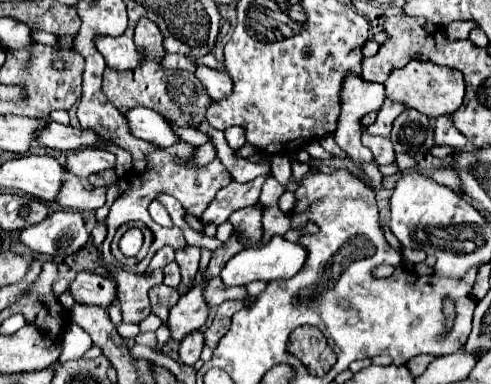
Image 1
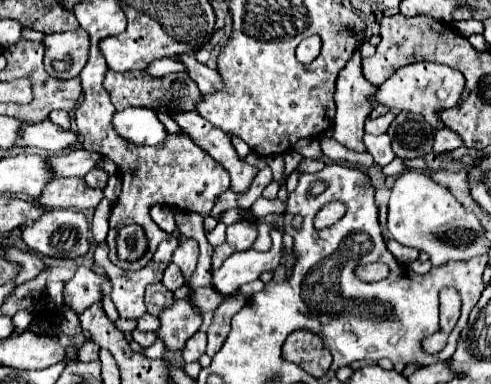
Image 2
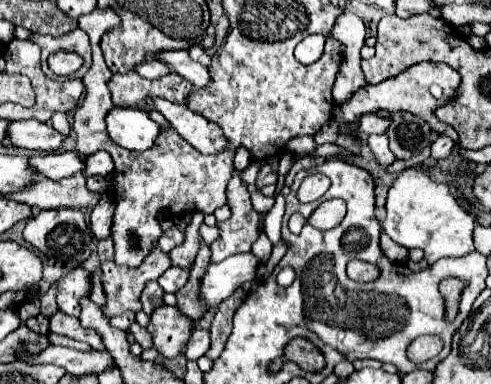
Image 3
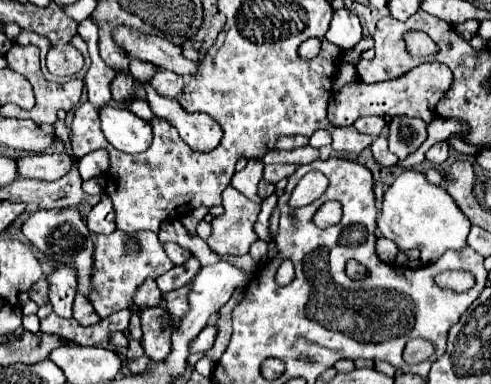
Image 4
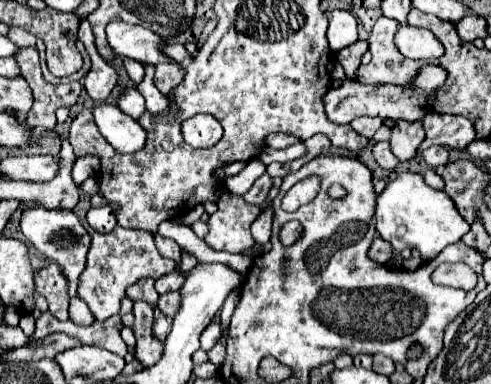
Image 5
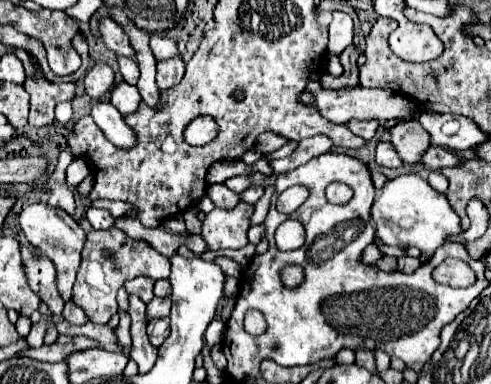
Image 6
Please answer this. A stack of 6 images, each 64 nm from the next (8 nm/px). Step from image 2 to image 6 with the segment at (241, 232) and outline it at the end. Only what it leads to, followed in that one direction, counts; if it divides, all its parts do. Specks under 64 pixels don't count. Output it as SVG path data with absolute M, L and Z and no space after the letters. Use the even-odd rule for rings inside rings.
M238 202L234 210L212 210L202 222L202 236L210 250L242 248L248 244L246 232L250 228L250 216L254 206L248 202Z

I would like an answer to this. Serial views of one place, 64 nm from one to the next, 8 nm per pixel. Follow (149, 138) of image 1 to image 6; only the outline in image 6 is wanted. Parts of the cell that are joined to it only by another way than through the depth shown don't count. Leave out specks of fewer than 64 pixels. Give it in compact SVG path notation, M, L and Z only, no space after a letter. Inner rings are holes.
M100 100L92 106L92 118L102 128L106 138L118 148L130 148L134 144L134 132L128 124L124 124L122 114L108 100Z

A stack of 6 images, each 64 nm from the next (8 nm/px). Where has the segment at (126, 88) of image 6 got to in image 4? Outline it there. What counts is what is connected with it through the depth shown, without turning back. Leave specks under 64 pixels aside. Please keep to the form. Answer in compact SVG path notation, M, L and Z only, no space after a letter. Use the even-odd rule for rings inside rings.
M132 98L126 108L128 108L132 114L136 114L138 118L142 118L142 120L150 121L150 118L155 117L152 110L148 108L148 104L146 104L144 98Z

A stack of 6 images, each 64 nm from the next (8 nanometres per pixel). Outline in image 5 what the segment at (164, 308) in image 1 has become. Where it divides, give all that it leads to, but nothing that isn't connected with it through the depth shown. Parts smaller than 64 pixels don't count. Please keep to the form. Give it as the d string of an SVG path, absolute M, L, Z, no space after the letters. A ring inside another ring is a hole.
M142 278L136 284L132 284L126 290L126 296L132 298L132 300L144 300L150 306L154 306L156 300L158 300L158 292L154 290L154 280L152 278Z

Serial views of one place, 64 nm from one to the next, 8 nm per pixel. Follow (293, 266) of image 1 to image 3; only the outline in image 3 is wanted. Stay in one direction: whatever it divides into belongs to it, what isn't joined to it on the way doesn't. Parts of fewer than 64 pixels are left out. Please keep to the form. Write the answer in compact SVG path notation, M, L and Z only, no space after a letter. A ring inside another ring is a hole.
M279 193L275 198L275 204L264 216L264 226L266 226L266 234L270 240L280 242L280 227L282 225L282 218L285 212L285 197ZM236 254L218 264L210 264L206 274L200 280L198 300L206 310L214 310L220 302L224 302L236 288L252 282L256 276L256 268L260 266L258 258L248 254Z

